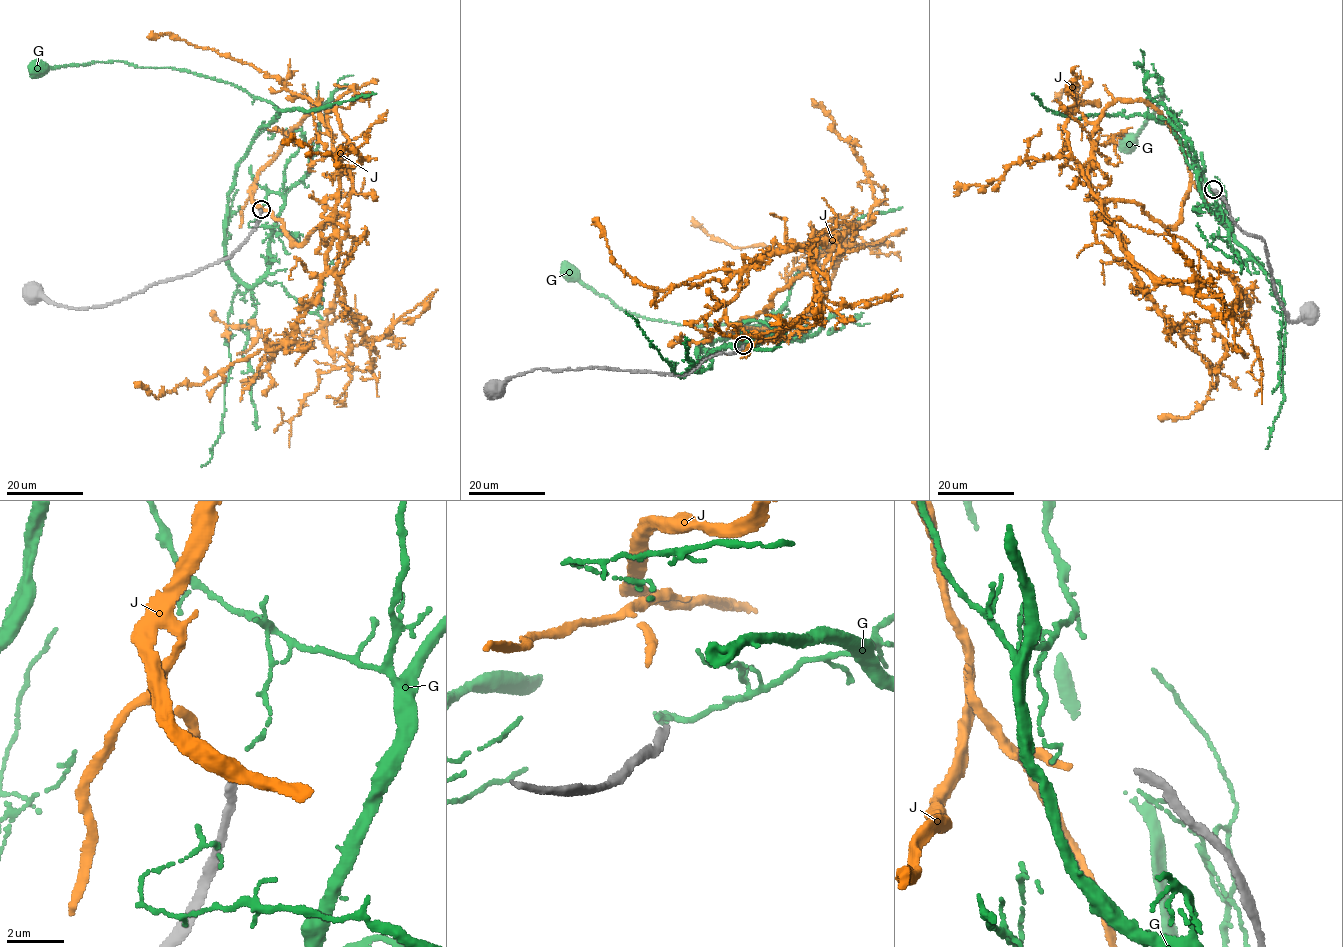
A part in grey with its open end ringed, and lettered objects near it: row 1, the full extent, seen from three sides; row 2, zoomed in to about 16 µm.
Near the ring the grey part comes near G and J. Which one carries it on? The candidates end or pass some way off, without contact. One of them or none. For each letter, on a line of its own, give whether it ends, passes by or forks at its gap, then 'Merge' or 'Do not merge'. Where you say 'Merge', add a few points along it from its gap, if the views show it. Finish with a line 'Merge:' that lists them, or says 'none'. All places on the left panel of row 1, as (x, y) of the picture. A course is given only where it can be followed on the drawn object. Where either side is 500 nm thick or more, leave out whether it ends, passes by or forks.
G: It ends there. Do not merge
J: It ends there. Merge. Its course: (256, 204), (251, 190), (295, 244), (347, 216), (312, 304), (276, 348), (198, 384), (156, 397), (134, 382)
Merge: J

